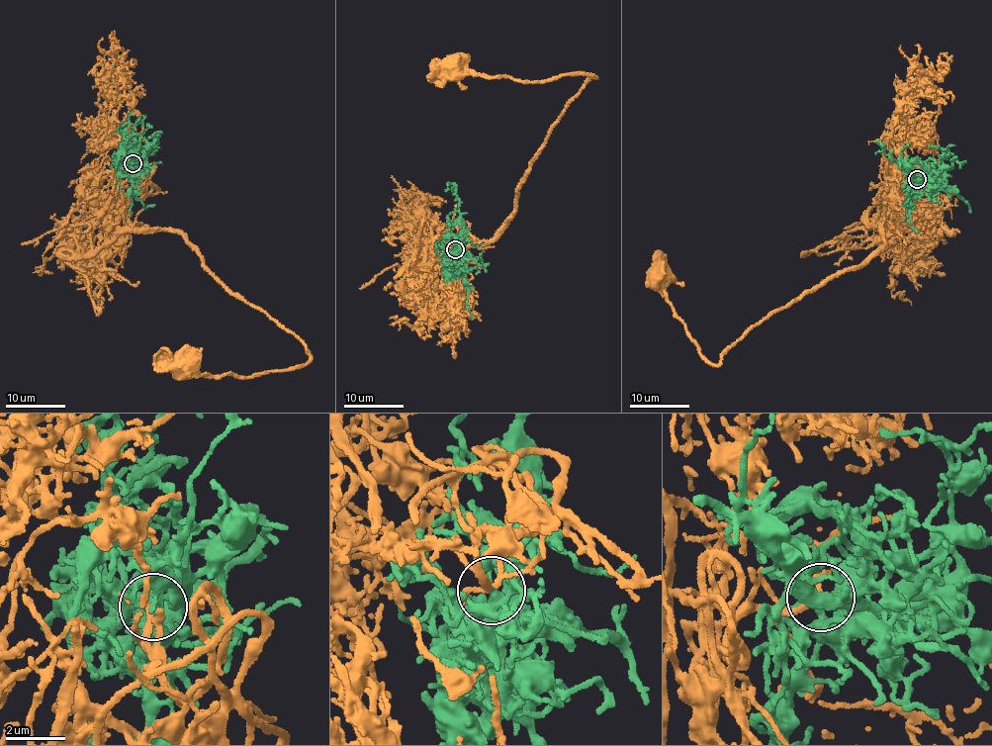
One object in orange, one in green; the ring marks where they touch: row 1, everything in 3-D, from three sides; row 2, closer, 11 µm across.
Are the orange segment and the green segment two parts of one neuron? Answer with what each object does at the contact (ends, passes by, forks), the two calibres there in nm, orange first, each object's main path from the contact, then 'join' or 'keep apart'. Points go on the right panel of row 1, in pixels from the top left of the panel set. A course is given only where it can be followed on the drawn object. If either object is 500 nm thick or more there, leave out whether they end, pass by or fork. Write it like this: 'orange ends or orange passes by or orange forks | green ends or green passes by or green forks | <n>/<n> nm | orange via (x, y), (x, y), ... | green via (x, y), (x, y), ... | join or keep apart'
orange ends | green forks | 280/280 nm | orange via (917, 178), (886, 181), (886, 242), (856, 269), (836, 272), (767, 314), (714, 365), (654, 282), (659, 277) | green via (917, 179), (885, 153), (878, 140), (881, 143) | join

